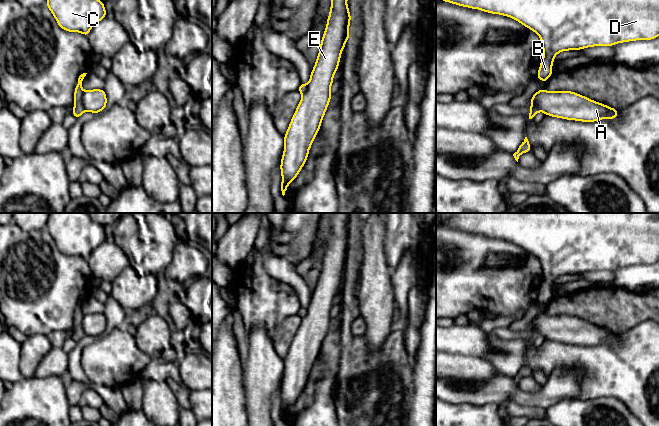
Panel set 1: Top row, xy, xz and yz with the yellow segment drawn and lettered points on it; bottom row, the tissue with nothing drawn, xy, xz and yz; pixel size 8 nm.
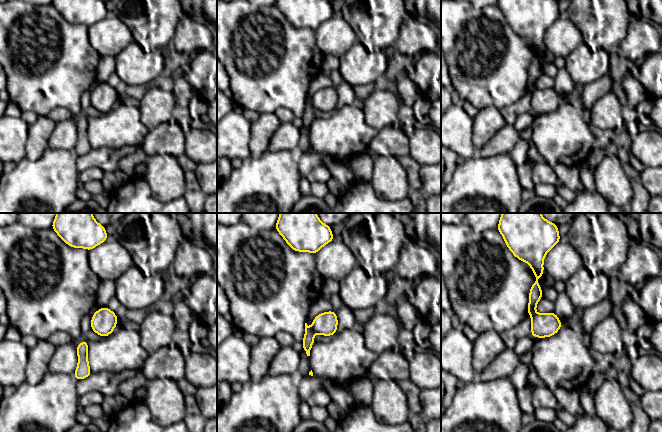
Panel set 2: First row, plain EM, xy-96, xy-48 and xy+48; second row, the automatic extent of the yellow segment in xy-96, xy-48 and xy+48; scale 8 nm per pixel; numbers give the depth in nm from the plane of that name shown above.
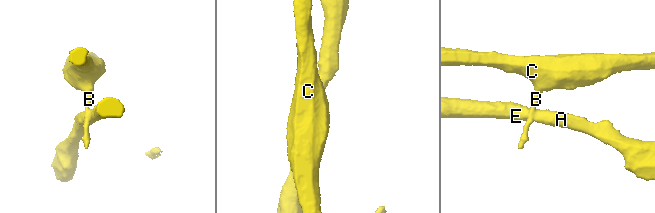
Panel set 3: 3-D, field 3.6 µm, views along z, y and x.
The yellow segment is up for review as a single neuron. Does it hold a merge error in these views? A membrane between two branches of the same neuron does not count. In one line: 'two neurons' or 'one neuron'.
two neurons

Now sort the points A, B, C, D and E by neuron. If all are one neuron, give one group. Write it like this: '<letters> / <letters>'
A E / B C D

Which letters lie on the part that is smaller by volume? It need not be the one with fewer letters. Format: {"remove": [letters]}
{"remove": ["B", "C", "D"]}

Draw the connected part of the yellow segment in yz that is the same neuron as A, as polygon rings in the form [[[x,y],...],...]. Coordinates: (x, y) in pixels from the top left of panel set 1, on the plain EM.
[[[544,313],[535,317],[530,326],[545,339],[566,344],[596,346],[618,341],[616,332],[598,327],[573,315],[550,316]]]

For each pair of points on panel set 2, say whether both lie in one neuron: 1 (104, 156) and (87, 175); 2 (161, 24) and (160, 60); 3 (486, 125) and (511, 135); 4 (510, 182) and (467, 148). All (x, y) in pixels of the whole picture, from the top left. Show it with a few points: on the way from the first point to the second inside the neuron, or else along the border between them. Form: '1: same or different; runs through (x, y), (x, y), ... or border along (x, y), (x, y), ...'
1: different; border along (104, 170), (98, 167), (88, 167), (79, 173)
2: same; runs through (155, 33), (155, 48), (158, 51)
3: different; border along (506, 124), (482, 147)
4: different; border along (475, 154), (465, 159)

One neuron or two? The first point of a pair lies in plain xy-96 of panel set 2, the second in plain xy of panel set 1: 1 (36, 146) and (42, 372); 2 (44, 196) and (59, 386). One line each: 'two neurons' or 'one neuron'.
1: two neurons
2: one neuron

